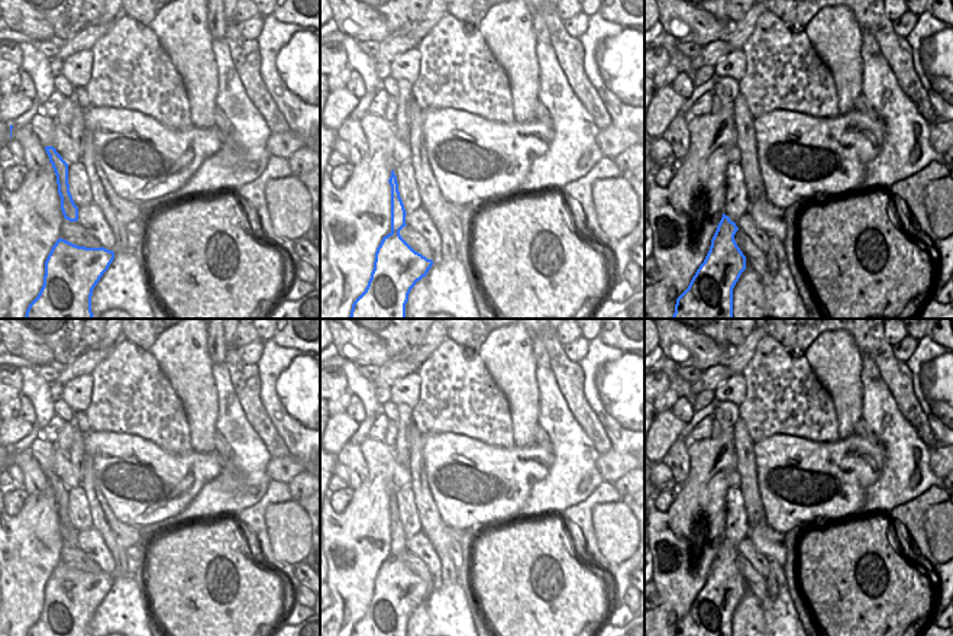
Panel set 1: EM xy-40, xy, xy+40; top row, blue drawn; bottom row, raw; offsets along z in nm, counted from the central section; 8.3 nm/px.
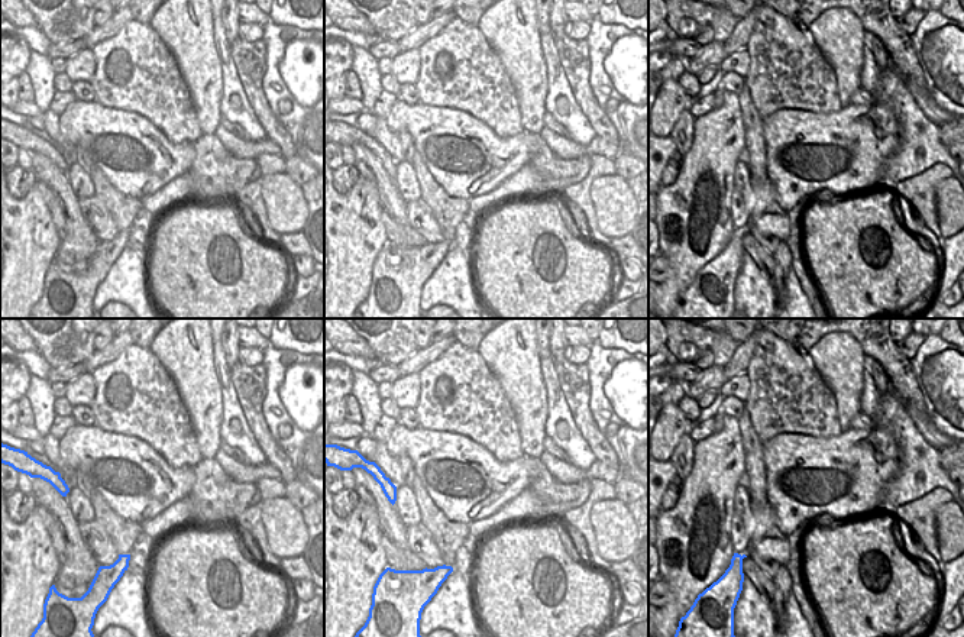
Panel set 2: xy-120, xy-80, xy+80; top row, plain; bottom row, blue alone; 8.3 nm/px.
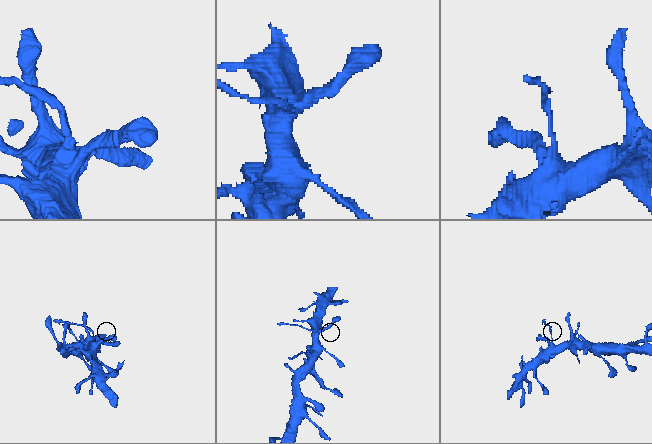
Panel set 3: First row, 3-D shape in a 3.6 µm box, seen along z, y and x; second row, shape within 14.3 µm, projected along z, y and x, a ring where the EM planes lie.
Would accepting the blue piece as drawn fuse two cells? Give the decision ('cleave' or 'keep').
cleave

